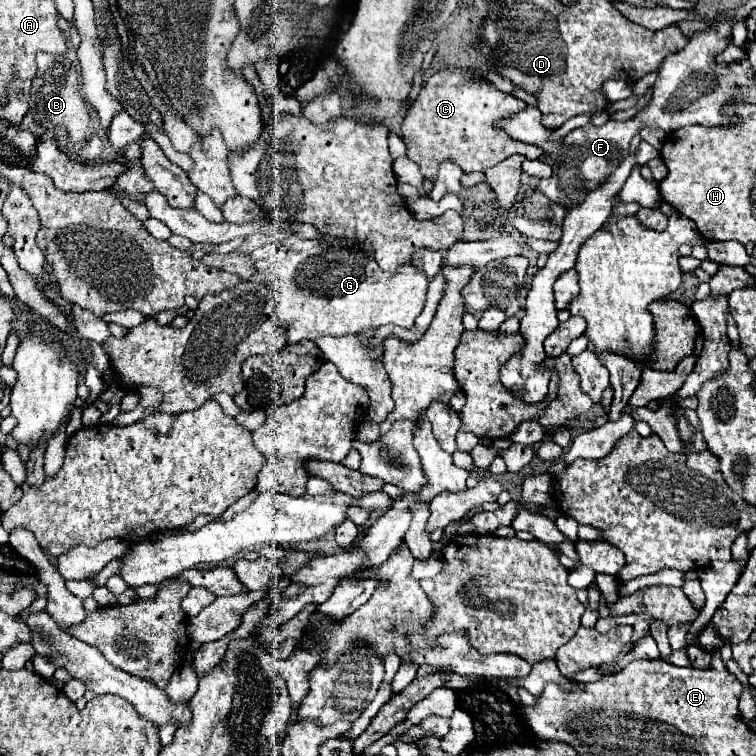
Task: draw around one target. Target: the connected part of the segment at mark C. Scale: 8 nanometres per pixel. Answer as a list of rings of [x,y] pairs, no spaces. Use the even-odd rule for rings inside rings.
[[[436,72],[428,78],[420,98],[406,112],[400,136],[408,148],[408,158],[416,162],[428,180],[436,180],[442,162],[456,162],[466,174],[488,170],[510,154],[522,154],[528,160],[538,160],[542,150],[510,138],[496,128],[502,116],[514,116],[528,104],[512,94],[500,92],[494,84],[478,82],[470,72]]]

